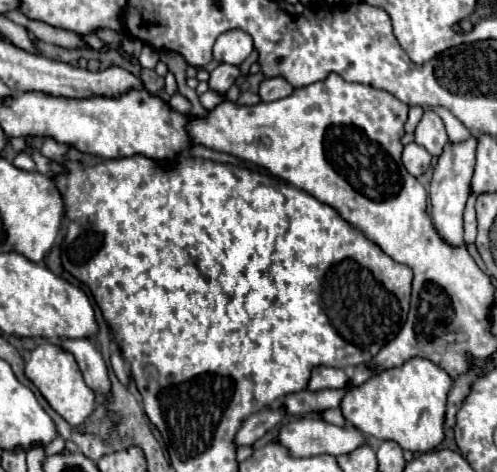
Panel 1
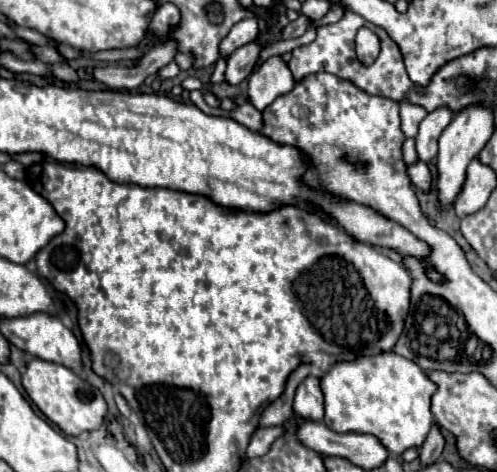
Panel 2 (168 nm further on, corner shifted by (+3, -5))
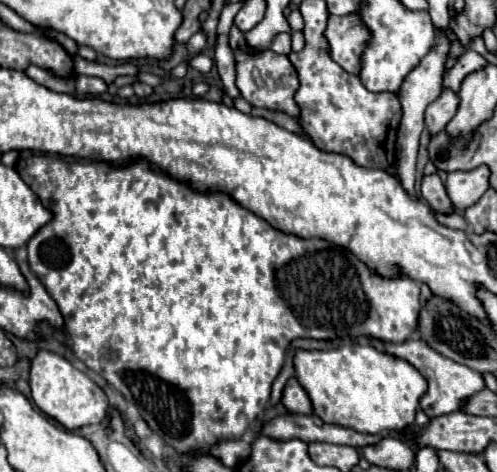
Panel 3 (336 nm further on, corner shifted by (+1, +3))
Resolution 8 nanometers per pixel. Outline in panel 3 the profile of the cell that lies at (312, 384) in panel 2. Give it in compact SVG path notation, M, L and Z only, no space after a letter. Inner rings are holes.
M289 378L285 388L283 388L283 398L281 398L283 406L289 410L289 412L295 412L295 414L311 414L313 412L313 406L311 406L311 400L309 396L305 394L305 390L299 386L297 378Z

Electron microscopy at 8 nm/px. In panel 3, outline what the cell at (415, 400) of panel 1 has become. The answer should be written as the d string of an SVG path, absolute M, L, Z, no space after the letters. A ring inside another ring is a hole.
M359 342L329 350L295 350L293 368L313 404L313 414L327 424L357 428L365 434L393 432L413 424L419 398L427 392L427 380L409 362Z

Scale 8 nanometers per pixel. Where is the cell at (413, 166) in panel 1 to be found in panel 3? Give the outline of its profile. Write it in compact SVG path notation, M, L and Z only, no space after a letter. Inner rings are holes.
M431 174L431 176L423 178L421 196L433 208L433 212L437 212L437 214L453 214L455 212L451 200L447 198L445 186L443 186L443 182L437 174Z

